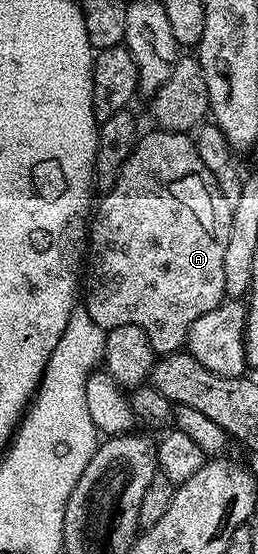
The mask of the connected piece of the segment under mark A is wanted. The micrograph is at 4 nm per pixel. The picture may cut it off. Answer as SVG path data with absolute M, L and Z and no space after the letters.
M154 130L148 135L146 132L136 142L133 153L129 153L129 157L121 165L111 187L102 196L103 200L100 203L98 200L97 210L89 223L89 238L85 252L85 278L81 283L81 299L89 317L93 317L93 321L97 321L97 325L101 325L106 332L121 325L137 325L137 329L145 329L156 356L162 357L182 352L191 326L197 321L197 317L217 309L220 303L224 302L227 295L225 289L225 249L229 245L232 204L227 203L221 189L217 189L217 181L213 177L213 173L209 173L209 169L205 169L205 161L201 161L195 148L195 140L190 134L181 131Z

